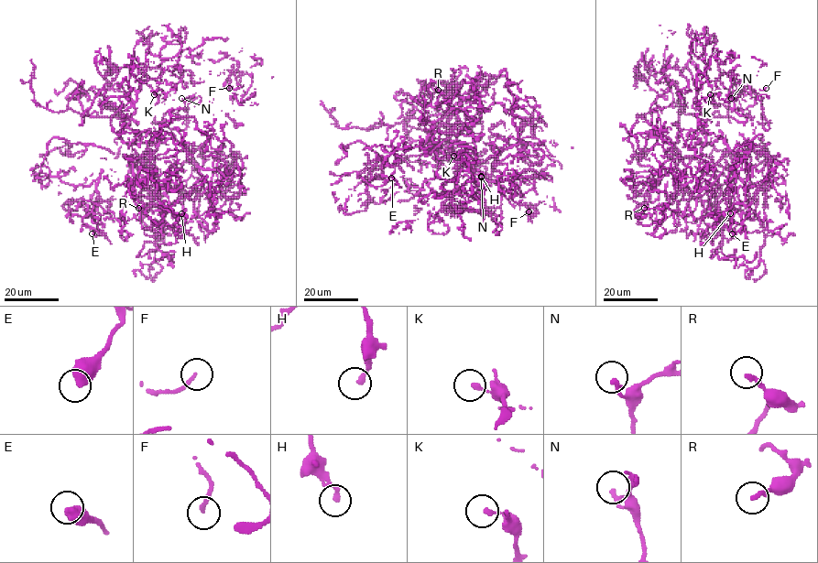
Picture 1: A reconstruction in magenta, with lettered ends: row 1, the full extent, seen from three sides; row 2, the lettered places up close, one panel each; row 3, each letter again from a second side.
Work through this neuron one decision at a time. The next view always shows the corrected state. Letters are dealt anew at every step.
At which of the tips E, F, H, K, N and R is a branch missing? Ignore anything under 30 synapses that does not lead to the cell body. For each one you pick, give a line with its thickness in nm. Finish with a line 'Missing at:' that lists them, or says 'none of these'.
Missing at: none of these

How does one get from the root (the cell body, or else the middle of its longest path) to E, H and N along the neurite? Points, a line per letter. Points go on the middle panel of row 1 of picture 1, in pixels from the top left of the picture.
E: (473, 198), (438, 132), (368, 174), (364, 211), (333, 197), (397, 157), (391, 178)
H: (473, 198), (461, 190), (453, 192), (459, 194), (470, 177), (482, 173), (481, 176)
N: (473, 198), (454, 181), (436, 177), (423, 183), (436, 192), (454, 192), (457, 185), (476, 198), (481, 177)

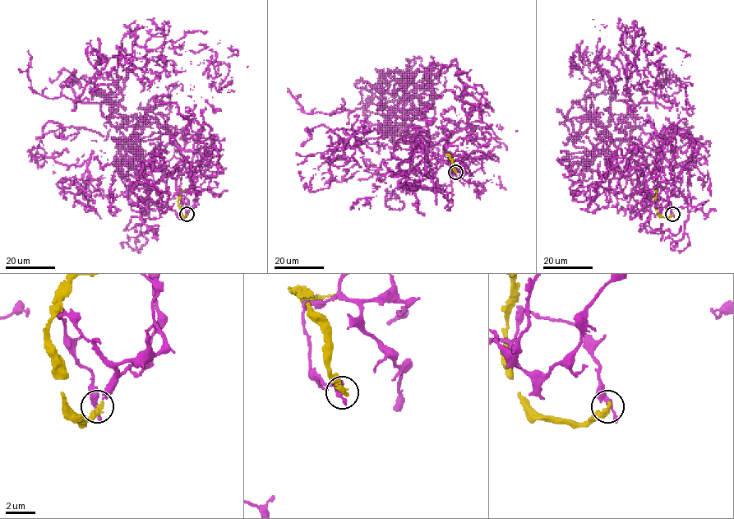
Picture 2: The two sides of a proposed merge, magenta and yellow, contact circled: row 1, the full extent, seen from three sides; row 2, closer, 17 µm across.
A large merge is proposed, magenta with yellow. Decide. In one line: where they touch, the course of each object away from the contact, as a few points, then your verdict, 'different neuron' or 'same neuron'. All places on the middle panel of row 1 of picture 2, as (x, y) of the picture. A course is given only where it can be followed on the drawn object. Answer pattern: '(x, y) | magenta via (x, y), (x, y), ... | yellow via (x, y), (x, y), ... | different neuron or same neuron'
(455, 172) | magenta via (454, 172), (445, 145), (447, 201), (399, 117), (313, 192), (298, 164), (358, 141), (326, 157) | yellow via (454, 172), (452, 161), (447, 155), (456, 155) | different neuron

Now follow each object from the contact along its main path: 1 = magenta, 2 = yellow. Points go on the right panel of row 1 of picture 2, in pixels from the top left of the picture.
1: (672, 215), (646, 200), (662, 136), (701, 139), (622, 176), (618, 147), (686, 127), (643, 159), (657, 182)
2: (672, 215), (662, 217), (657, 212), (655, 190)

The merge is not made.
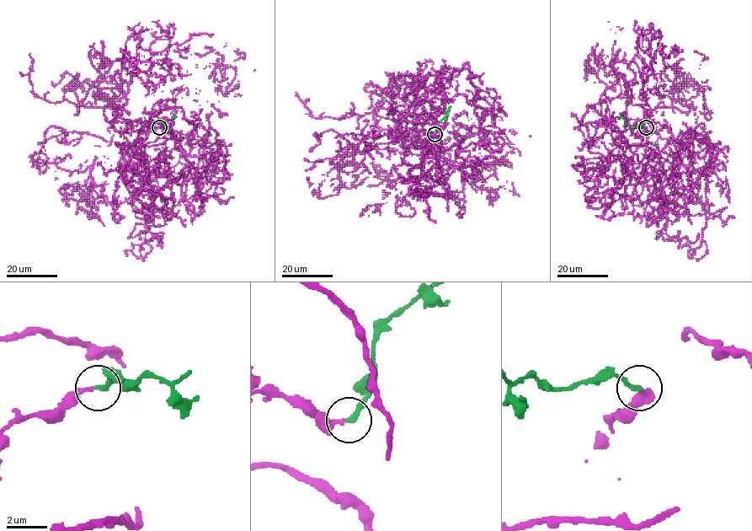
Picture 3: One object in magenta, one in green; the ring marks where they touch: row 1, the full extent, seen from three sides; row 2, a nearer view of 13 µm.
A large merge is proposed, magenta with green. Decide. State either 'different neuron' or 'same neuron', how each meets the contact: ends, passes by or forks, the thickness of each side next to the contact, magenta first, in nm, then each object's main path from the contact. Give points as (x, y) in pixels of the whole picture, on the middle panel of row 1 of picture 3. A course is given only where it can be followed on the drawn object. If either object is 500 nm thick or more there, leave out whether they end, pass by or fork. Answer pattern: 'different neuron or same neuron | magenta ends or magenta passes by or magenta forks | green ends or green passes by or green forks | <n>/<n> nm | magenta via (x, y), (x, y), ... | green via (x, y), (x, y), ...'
same neuron | magenta ends | green ends | 190/240 nm | magenta via (434, 133), (461, 207), (398, 141), (416, 123), (319, 197), (306, 170), (368, 147), (335, 163) | green via (434, 133), (438, 123), (448, 114), (450, 105)

